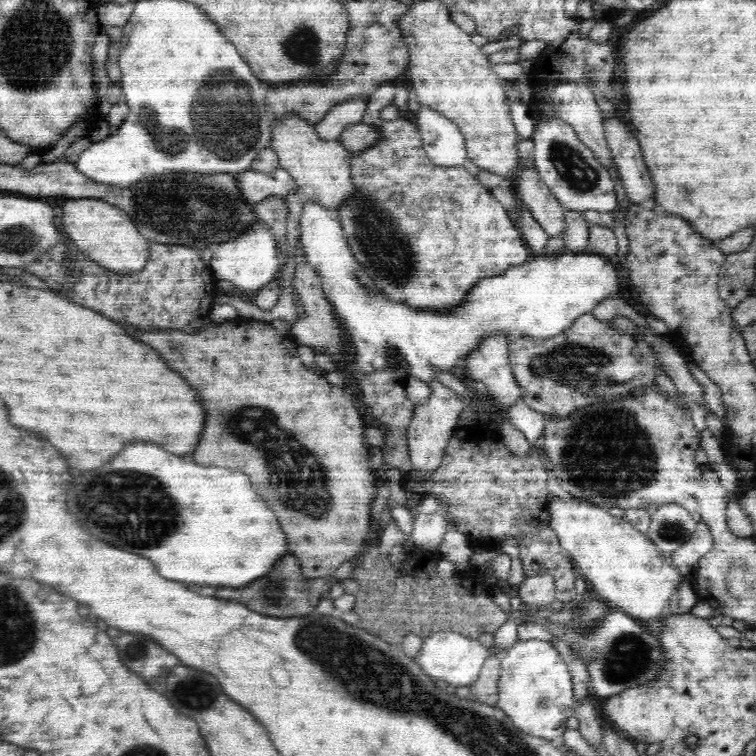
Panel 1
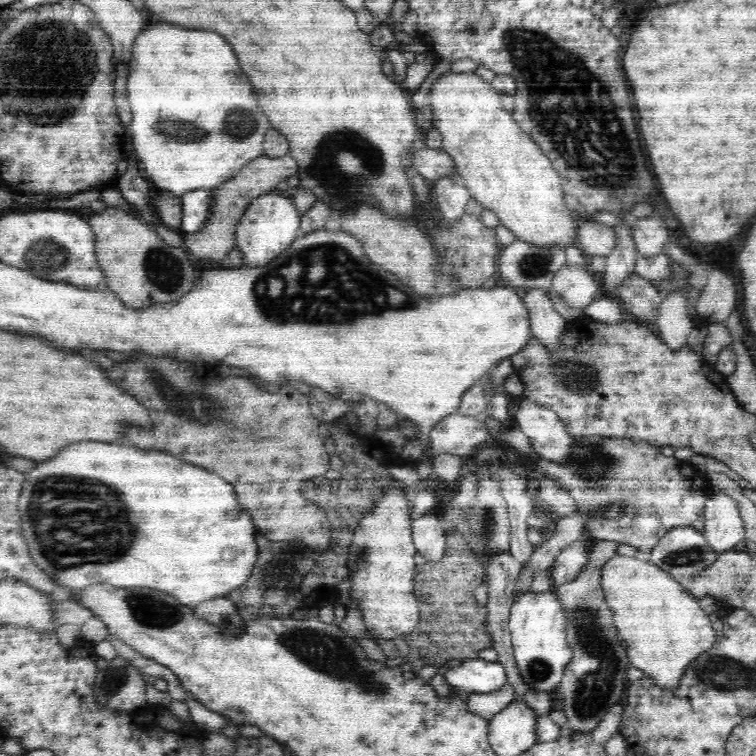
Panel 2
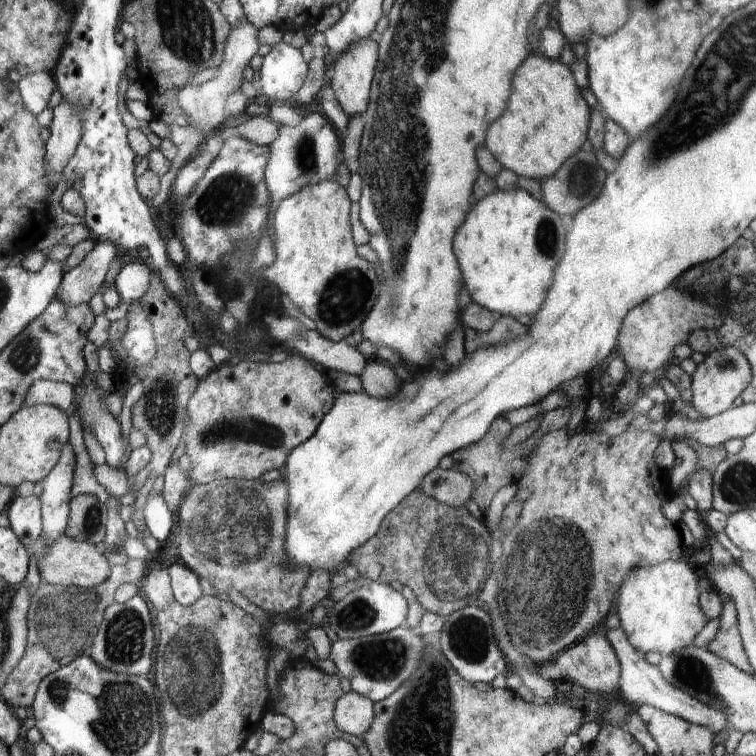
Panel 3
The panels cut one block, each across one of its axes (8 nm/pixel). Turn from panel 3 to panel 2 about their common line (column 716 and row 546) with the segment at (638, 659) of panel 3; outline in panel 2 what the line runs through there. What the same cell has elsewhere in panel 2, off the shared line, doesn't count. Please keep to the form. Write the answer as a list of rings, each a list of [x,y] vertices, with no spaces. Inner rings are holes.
[[[709,491],[703,520],[703,536],[717,553],[730,550],[745,539],[738,501],[727,494]]]

